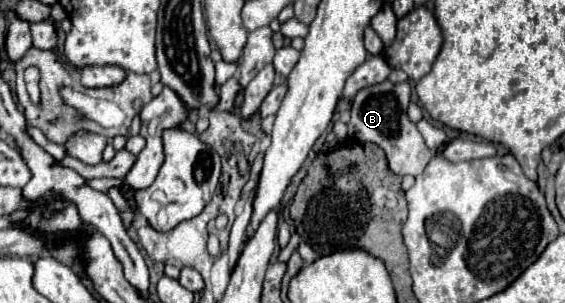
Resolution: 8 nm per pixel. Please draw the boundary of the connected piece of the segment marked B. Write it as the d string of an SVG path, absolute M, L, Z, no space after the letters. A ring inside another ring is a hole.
M388 79L370 87L360 89L352 99L352 117L348 123L348 135L358 141L370 141L378 145L396 175L420 175L434 153L426 147L420 131L408 119L406 109L410 103L412 89L408 83L390 83Z

